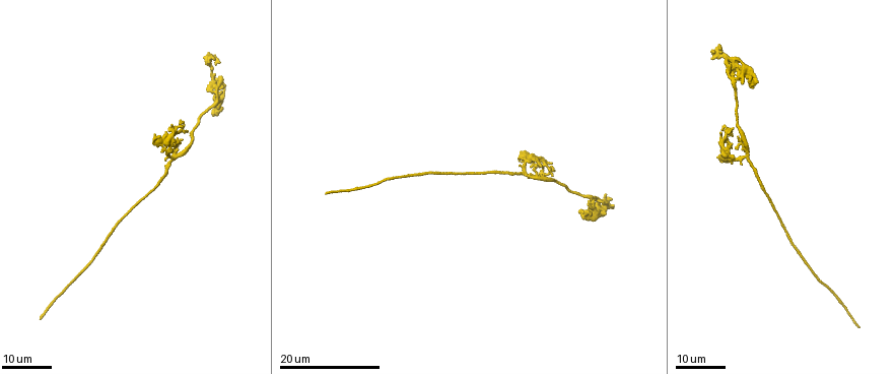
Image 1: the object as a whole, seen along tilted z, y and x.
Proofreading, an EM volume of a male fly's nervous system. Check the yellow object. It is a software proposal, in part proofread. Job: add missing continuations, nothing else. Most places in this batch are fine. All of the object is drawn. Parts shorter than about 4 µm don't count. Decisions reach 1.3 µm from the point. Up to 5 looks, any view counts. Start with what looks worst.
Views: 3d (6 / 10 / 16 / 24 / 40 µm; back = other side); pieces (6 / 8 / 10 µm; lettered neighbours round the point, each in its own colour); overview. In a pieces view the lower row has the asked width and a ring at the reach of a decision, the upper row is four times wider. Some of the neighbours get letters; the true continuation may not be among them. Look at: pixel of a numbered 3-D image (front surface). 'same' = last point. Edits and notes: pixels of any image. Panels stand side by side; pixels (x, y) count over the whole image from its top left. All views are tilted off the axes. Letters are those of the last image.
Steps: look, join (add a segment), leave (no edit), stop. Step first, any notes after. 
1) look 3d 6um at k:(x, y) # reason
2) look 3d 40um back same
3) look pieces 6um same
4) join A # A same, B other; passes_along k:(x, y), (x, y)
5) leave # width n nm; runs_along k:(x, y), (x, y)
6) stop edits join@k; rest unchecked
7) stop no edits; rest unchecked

look 3d 24um at 1:(858, 328) # thin end

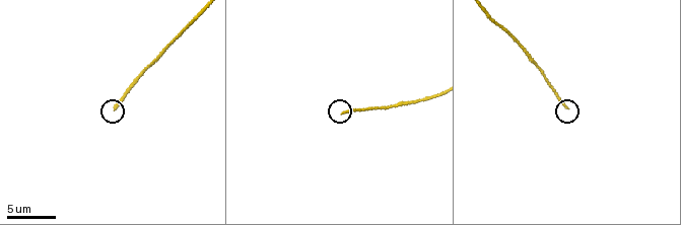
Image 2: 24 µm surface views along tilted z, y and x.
look pieces 6um at 2:(342, 114)

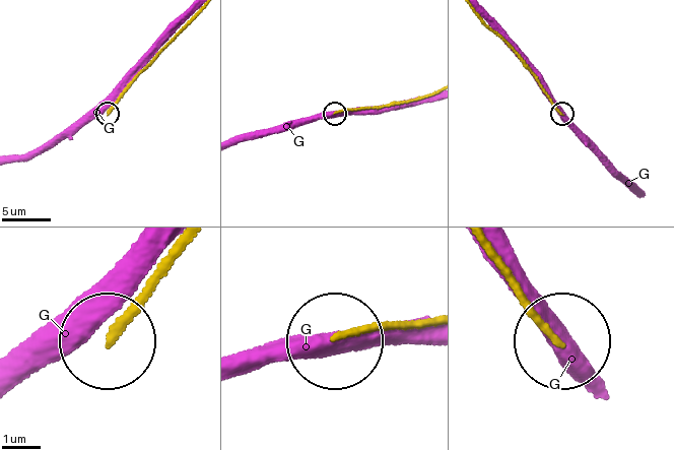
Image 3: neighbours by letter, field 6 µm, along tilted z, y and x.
leave # width 180 nm; G other; runs_along 3:(492, 250), (558, 335); none of them fits

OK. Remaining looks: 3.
look 3d 16um at 1:(611, 204)

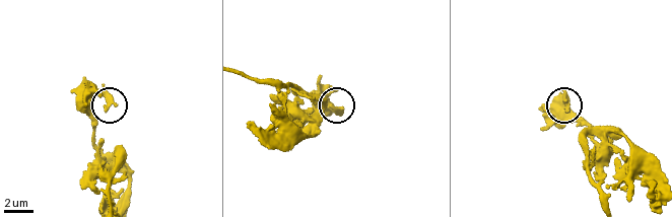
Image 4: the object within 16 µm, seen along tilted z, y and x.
look pieces 8um at 4:(340, 108)

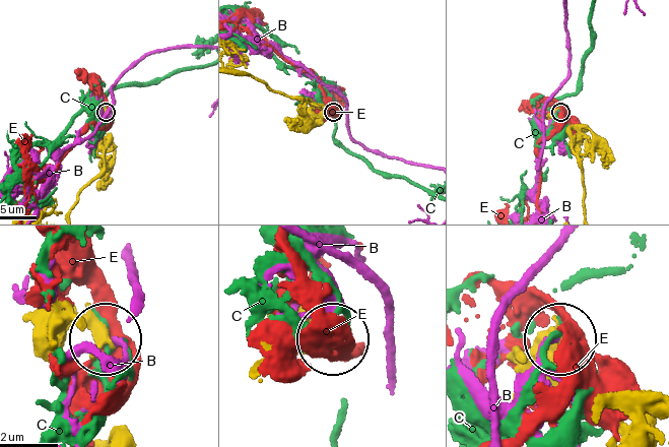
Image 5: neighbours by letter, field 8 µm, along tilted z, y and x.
leave # B other, C other, E other; none of them fits

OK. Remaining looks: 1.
stop no edits; rest unchecked

